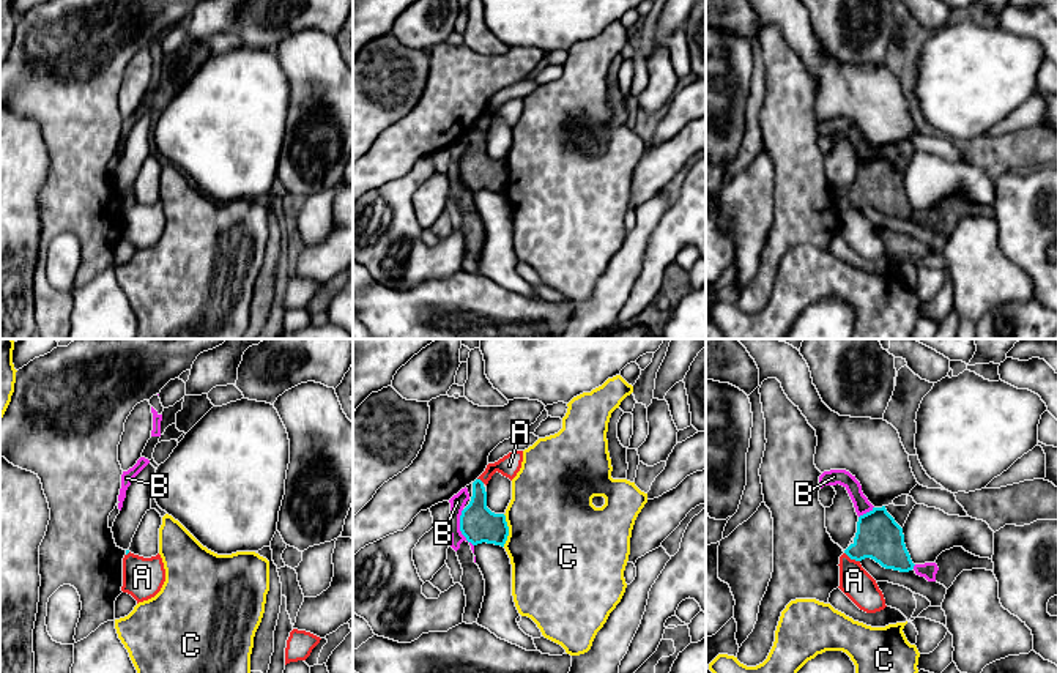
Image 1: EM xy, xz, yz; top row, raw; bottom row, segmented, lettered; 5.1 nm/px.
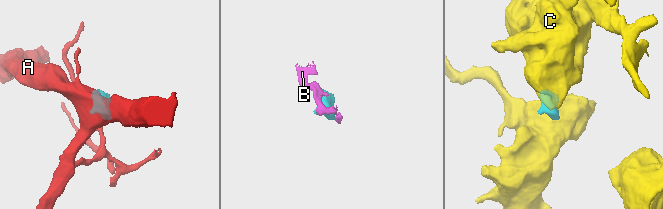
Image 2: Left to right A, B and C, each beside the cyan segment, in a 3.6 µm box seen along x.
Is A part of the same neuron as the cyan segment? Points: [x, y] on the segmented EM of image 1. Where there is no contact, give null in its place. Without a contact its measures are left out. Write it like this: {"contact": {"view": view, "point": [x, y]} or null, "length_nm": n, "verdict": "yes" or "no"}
{"contact": {"view": "yz", "point": [853, 558]}, "length_nm": 90, "verdict": "no"}

